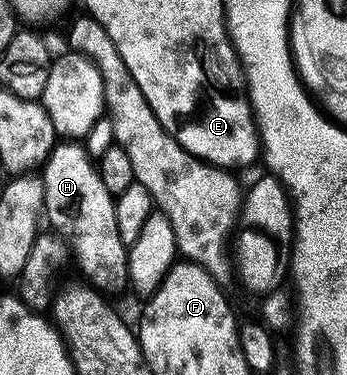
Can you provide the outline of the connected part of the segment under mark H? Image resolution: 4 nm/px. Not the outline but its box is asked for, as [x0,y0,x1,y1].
[40,141,130,297]

